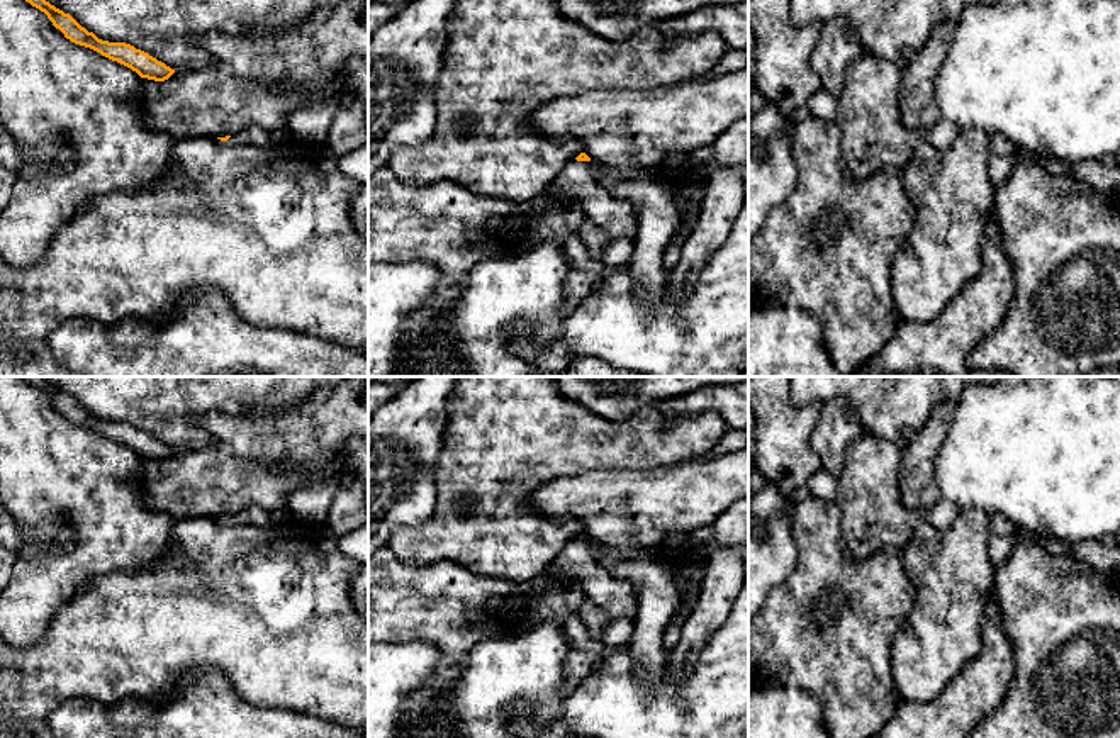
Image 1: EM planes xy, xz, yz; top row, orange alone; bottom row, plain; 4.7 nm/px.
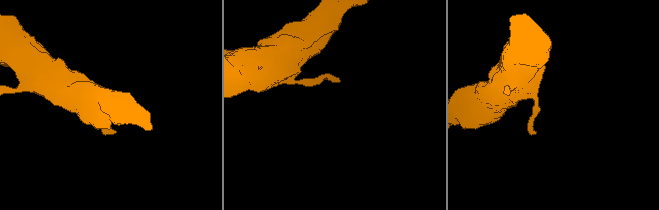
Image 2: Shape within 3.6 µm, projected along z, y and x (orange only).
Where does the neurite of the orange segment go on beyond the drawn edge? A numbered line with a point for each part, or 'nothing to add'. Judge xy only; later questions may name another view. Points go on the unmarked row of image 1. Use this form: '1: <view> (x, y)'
1: xy (255, 516)

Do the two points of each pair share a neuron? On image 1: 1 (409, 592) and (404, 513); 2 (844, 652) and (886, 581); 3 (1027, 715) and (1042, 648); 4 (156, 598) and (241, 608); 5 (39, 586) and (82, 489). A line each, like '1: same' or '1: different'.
1: different
2: same
3: same
4: same
5: same

